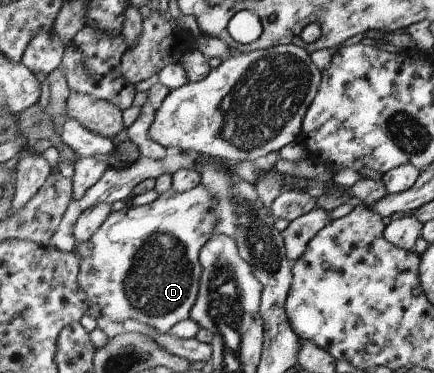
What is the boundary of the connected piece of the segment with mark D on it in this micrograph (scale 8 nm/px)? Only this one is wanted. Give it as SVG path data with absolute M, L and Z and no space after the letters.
M201 183L186 192L170 188L149 204L111 212L87 241L73 249L80 261L78 283L89 299L87 315L114 322L135 320L161 333L189 318L201 287L201 249L215 234L217 223L217 203L210 189Z

